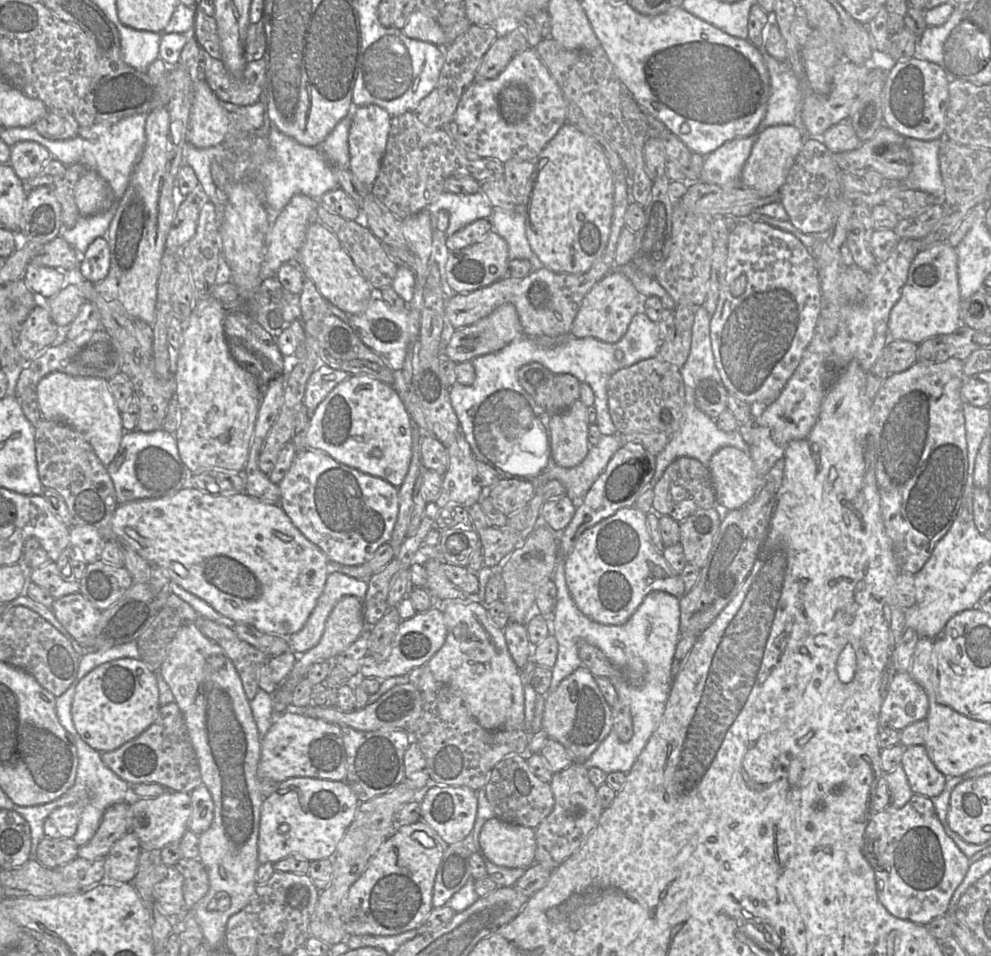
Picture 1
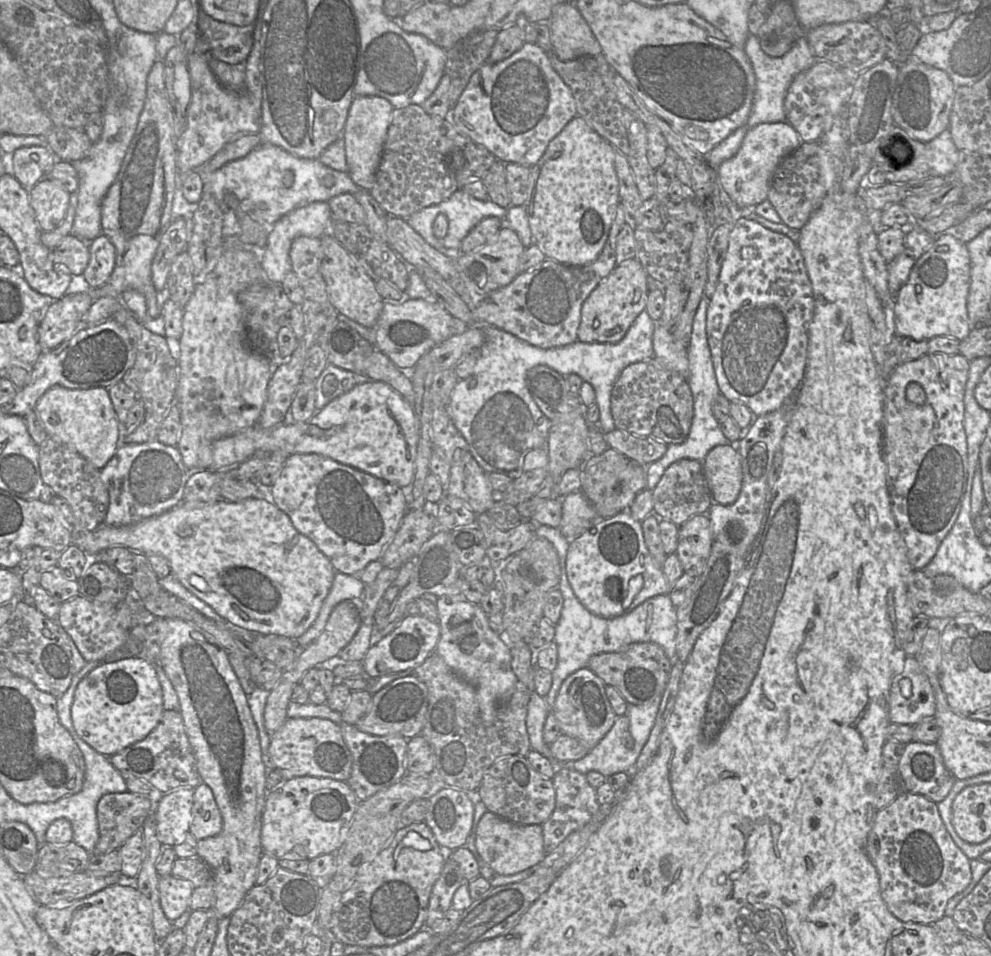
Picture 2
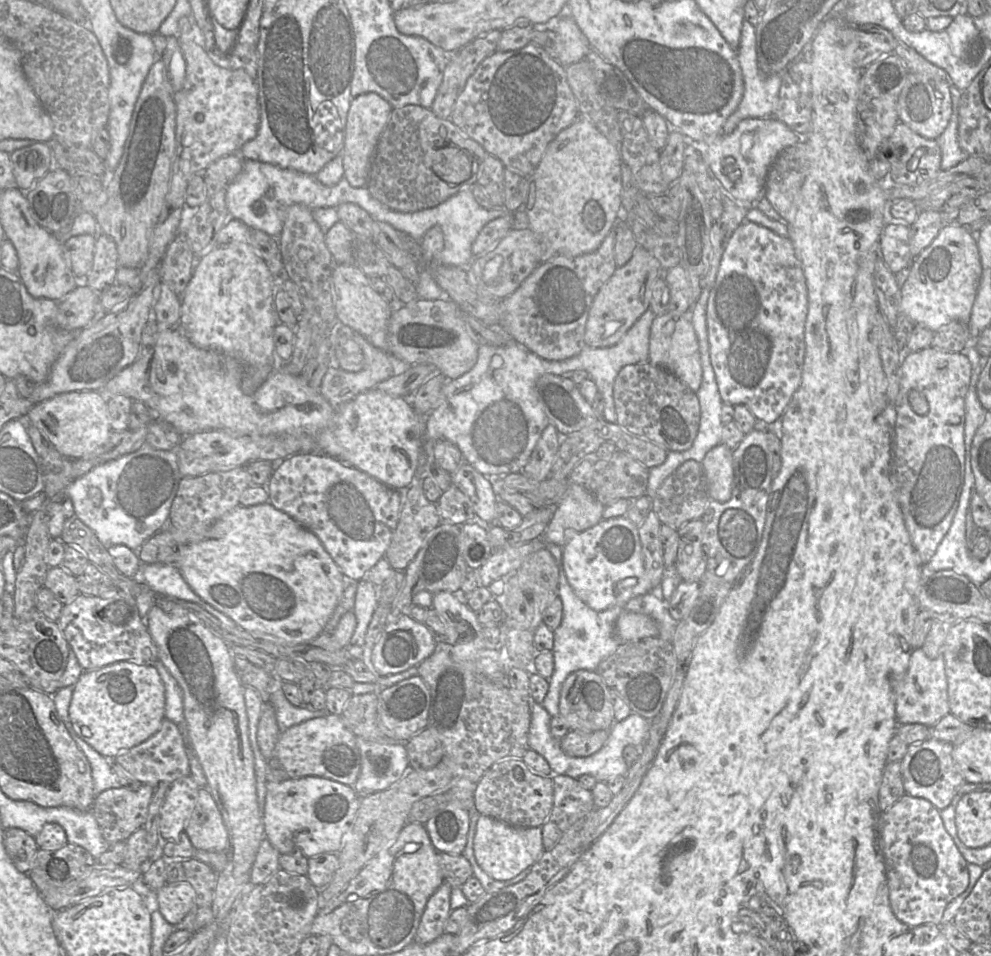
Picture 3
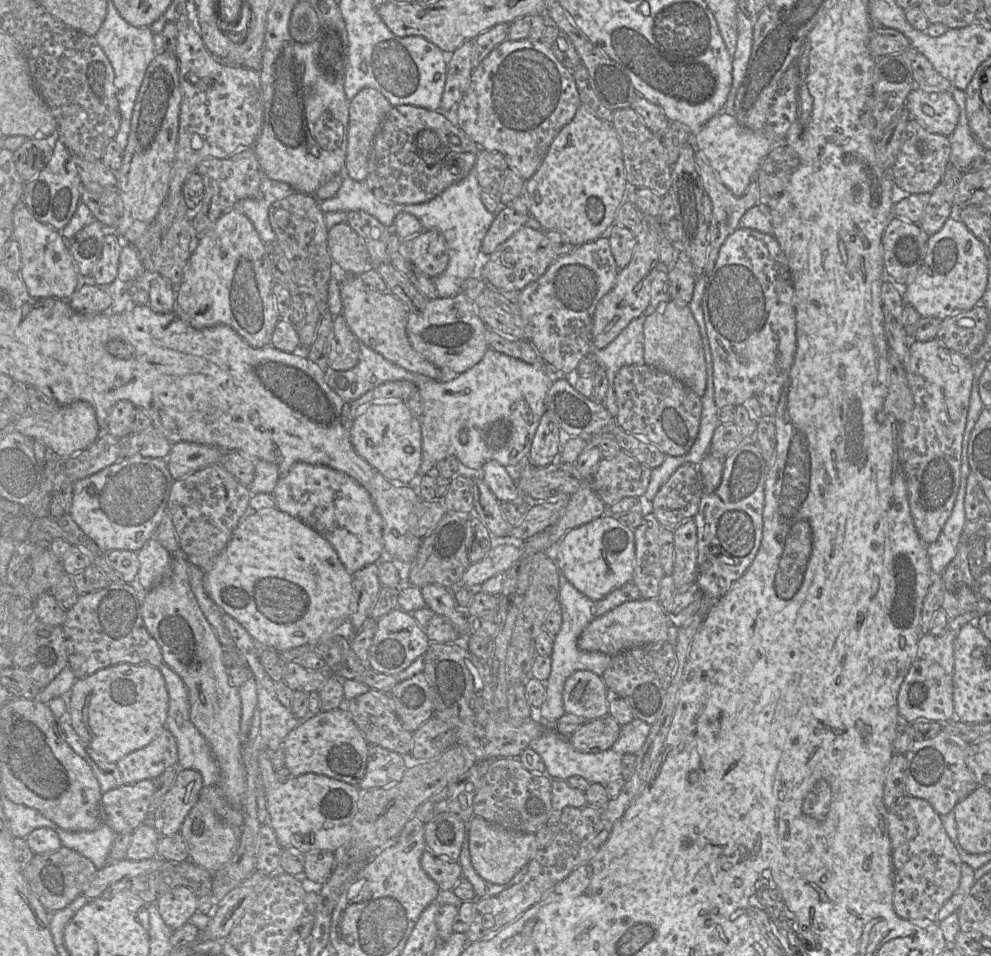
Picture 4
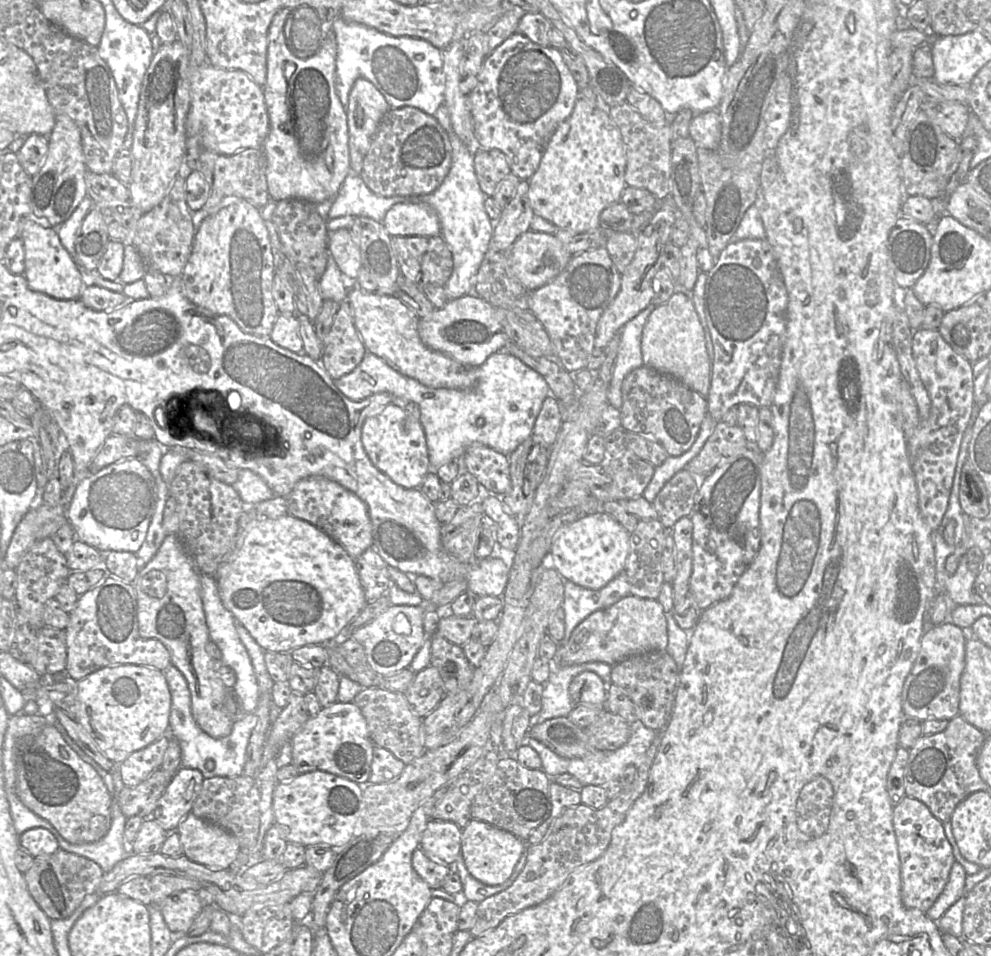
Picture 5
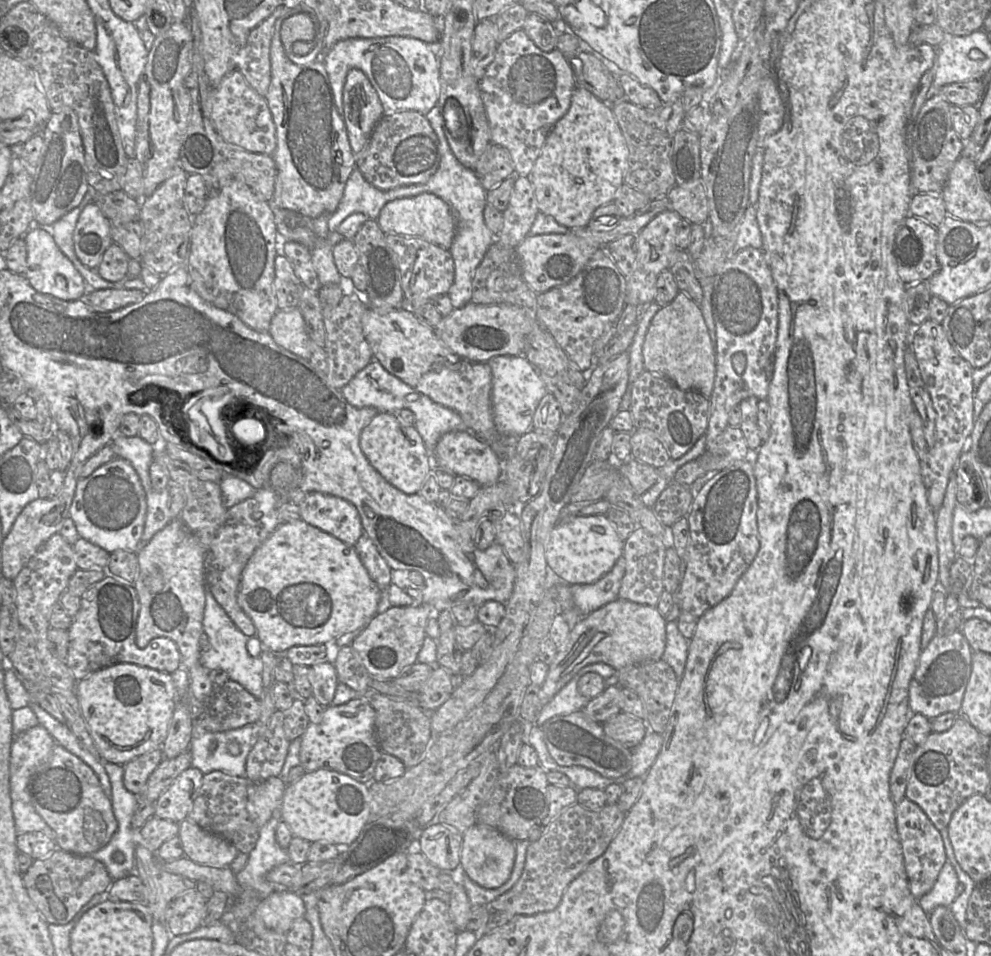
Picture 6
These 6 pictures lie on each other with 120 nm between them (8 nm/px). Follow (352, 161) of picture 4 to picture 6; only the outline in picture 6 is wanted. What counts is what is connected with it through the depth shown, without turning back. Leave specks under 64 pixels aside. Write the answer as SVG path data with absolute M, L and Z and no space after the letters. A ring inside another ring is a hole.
M360 69L348 71L343 90L343 118L348 140L355 155L361 154L370 135L384 116L377 92Z

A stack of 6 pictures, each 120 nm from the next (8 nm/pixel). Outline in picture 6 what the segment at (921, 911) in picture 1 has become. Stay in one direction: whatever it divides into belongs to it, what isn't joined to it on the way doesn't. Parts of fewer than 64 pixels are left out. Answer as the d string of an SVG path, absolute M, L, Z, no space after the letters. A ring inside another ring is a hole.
M904 797L895 805L895 818L909 888L912 895L919 900L934 887L939 873L947 861L944 843L940 831L925 812L908 798Z

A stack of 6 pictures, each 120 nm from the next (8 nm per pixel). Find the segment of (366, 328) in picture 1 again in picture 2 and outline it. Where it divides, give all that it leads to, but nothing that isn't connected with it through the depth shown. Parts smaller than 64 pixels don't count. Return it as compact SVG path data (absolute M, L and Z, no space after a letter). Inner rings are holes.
M407 299L401 304L384 301L375 329L375 348L385 354L397 368L409 372L430 349L453 335L465 332L468 326L432 299Z

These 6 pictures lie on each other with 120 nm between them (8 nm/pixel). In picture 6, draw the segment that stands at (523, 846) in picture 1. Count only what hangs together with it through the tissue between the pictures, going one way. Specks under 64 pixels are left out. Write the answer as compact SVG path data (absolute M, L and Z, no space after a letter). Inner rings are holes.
M475 824L463 834L460 865L473 882L486 889L495 889L509 879L515 854L515 842L512 839L495 828Z

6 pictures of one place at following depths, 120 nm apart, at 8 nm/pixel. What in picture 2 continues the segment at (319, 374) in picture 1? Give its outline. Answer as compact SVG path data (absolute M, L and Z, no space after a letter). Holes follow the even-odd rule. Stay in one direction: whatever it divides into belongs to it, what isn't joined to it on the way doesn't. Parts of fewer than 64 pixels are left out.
M327 364L319 377L315 380L316 411L324 408L329 402L358 384L369 381L364 374L344 370L332 364Z

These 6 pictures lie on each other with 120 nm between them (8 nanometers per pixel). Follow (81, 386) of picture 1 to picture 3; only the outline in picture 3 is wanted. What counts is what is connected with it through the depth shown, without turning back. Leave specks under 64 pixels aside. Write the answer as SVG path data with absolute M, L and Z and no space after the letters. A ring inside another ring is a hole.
M74 391L57 394L33 406L28 421L68 459L79 459L105 445L112 432L108 401L99 391Z

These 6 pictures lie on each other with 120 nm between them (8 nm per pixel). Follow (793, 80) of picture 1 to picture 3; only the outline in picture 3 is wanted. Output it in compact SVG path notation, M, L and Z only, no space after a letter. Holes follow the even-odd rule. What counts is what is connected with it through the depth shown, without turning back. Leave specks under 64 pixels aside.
M745 19L742 24L740 43L737 51L737 57L743 75L744 94L737 109L727 118L719 135L730 134L738 123L746 118L774 117L778 105L778 94L783 72L768 77L764 77L760 74L757 64L755 31L756 27Z

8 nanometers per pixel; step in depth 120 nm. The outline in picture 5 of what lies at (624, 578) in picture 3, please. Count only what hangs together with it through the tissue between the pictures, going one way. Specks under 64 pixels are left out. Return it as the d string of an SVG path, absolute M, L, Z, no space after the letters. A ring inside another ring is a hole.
M597 511L581 516L554 536L547 559L560 576L584 588L598 590L625 569L630 533L611 515Z

